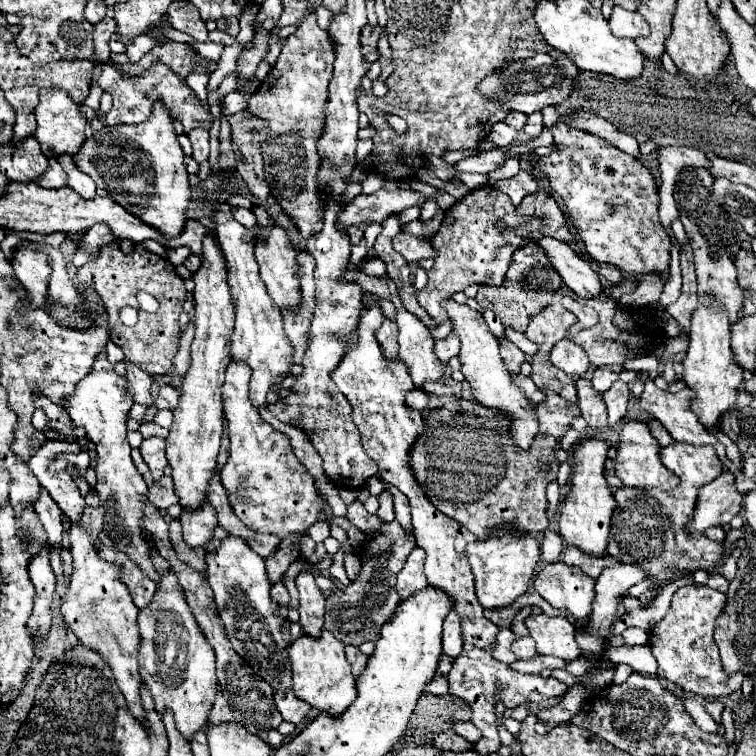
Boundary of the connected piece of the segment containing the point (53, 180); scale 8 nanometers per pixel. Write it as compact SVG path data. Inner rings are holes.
M50 158L50 168L46 170L46 176L42 176L42 180L38 180L38 184L42 184L44 188L62 188L68 184L66 172L62 170L62 166L58 164L56 158Z

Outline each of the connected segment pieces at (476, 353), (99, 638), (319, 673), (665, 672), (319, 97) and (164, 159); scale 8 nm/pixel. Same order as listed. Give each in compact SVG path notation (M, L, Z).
M448 298L444 304L444 310L452 322L452 330L456 332L456 336L460 338L460 372L466 376L466 380L472 386L472 394L478 402L482 402L488 408L498 408L508 412L508 416L512 418L512 436L516 440L516 444L520 448L528 448L538 432L538 420L534 416L534 406L528 402L528 398L524 396L524 392L512 382L502 358L500 358L500 350L498 350L498 340L494 338L494 334L488 330L484 318L480 312L472 310L466 304L458 304L454 298Z
M108 500L106 504L94 508L84 508L82 518L78 522L70 522L68 538L70 538L74 574L70 578L68 594L62 600L62 616L70 626L70 630L80 638L82 646L100 654L104 662L112 668L114 680L128 702L128 710L140 722L144 722L146 710L140 698L142 676L138 664L138 648L140 648L138 612L140 610L134 606L134 600L126 584L120 580L120 566L114 562L106 562L98 556L100 534L104 532L104 516L112 506L114 500Z
M322 630L320 638L302 634L288 648L288 660L292 668L294 694L318 710L326 710L332 716L344 712L356 698L356 680L350 670L350 662L344 656L344 644L334 638L332 632Z
M682 586L674 592L668 614L648 632L648 646L658 662L658 676L686 692L704 698L724 698L740 692L744 674L726 674L714 644L714 624L726 604L726 596L708 586Z
M306 14L296 32L286 38L280 58L248 102L248 110L270 124L270 140L262 144L270 194L278 198L282 210L296 222L304 238L322 228L318 224L318 206L314 206L314 196L318 196L316 140L318 128L322 128L322 104L326 102L326 88L334 66L330 42L328 32L318 26L316 14Z
M156 102L152 108L152 116L146 122L106 126L100 132L92 134L82 144L80 152L74 154L76 168L88 174L98 188L104 188L128 212L134 212L134 216L138 216L146 224L154 224L158 232L170 238L182 232L182 224L186 222L186 208L190 202L190 182L188 182L188 172L184 170L184 152L178 144L178 134L172 122L174 120L170 116L170 110L162 102Z

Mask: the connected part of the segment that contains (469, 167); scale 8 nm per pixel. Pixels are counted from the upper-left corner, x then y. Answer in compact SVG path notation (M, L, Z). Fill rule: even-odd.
M494 148L494 150L488 150L488 152L480 152L478 156L462 158L452 168L454 168L454 174L462 174L462 172L488 174L502 164L502 158L504 158L504 152L500 148Z

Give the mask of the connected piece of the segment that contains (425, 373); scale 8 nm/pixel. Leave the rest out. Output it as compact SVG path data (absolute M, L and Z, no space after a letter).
M388 278L388 288L392 294L392 304L396 306L396 324L400 330L400 350L398 356L410 366L412 380L416 388L422 388L426 380L440 380L444 374L442 362L434 354L434 340L428 328L420 322L418 316L408 312L398 296L398 288L392 278Z

